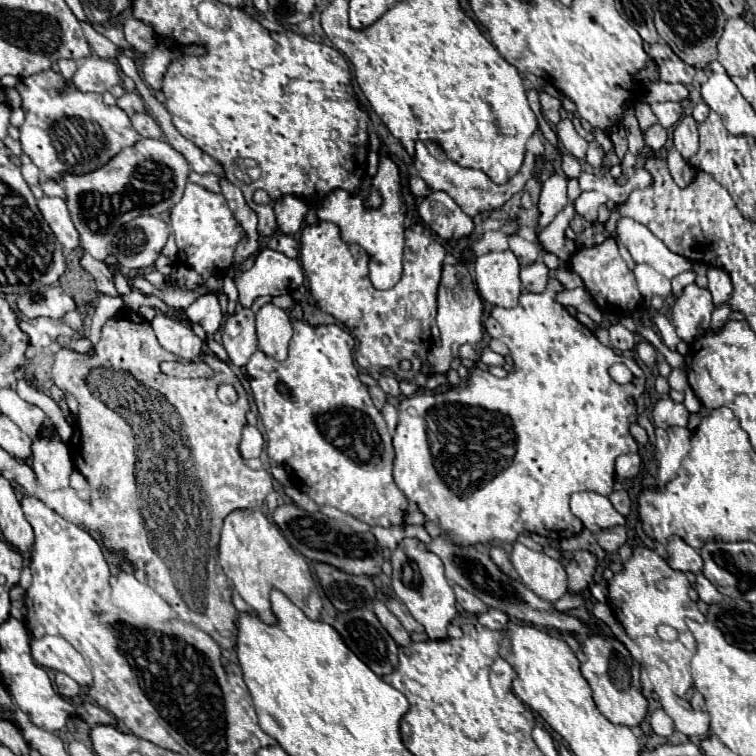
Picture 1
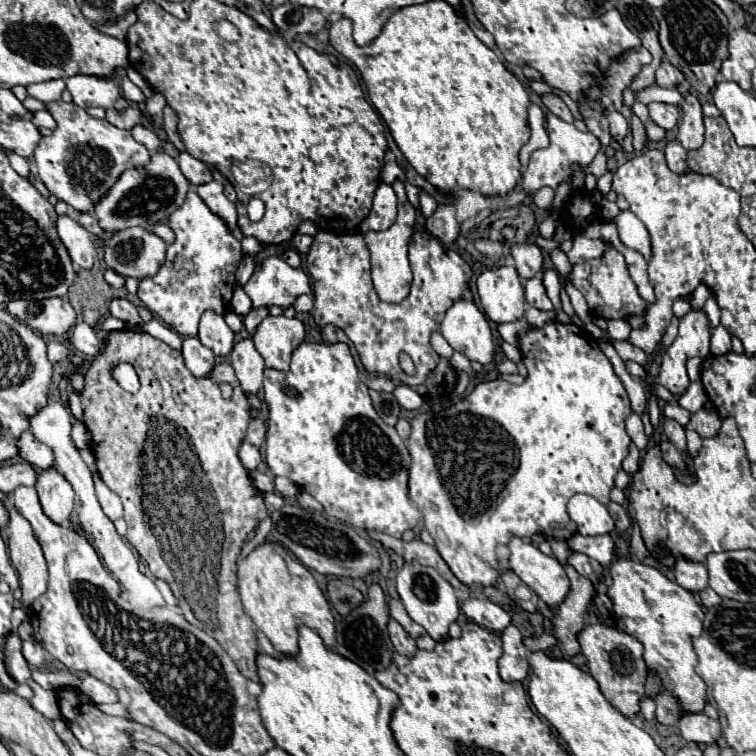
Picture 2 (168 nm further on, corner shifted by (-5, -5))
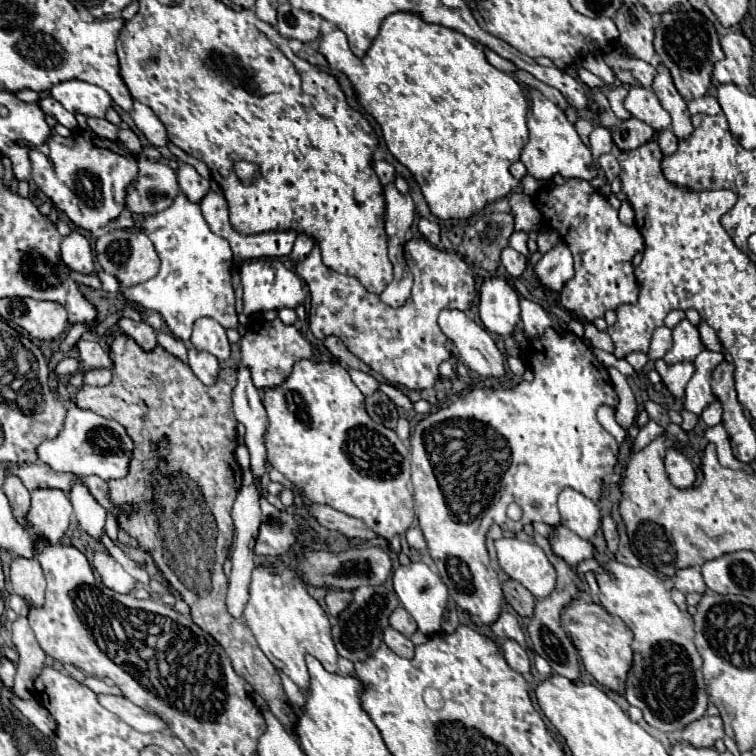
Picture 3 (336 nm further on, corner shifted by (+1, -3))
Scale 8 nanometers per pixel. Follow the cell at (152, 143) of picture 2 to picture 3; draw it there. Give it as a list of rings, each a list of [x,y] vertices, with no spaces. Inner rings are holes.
[[[120,129],[120,131],[118,131],[118,141],[120,141],[128,151],[132,151],[132,155],[138,155],[138,153],[142,151],[140,139],[138,139],[138,135],[136,135],[132,129]]]

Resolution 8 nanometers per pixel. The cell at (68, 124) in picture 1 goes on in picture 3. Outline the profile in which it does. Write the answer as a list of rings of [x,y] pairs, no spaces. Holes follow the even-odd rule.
[[[78,131],[72,139],[50,137],[48,153],[30,151],[32,179],[46,193],[58,211],[62,211],[76,227],[90,233],[110,225],[126,211],[126,189],[136,181],[136,159],[118,143],[96,137],[92,131]]]

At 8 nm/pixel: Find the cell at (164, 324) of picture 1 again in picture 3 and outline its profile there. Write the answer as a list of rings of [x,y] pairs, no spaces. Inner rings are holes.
[[[190,349],[188,351],[188,359],[190,359],[190,369],[194,371],[194,375],[204,383],[204,385],[212,385],[218,379],[218,371],[220,371],[220,363],[214,355],[206,353],[206,351],[196,351]]]

